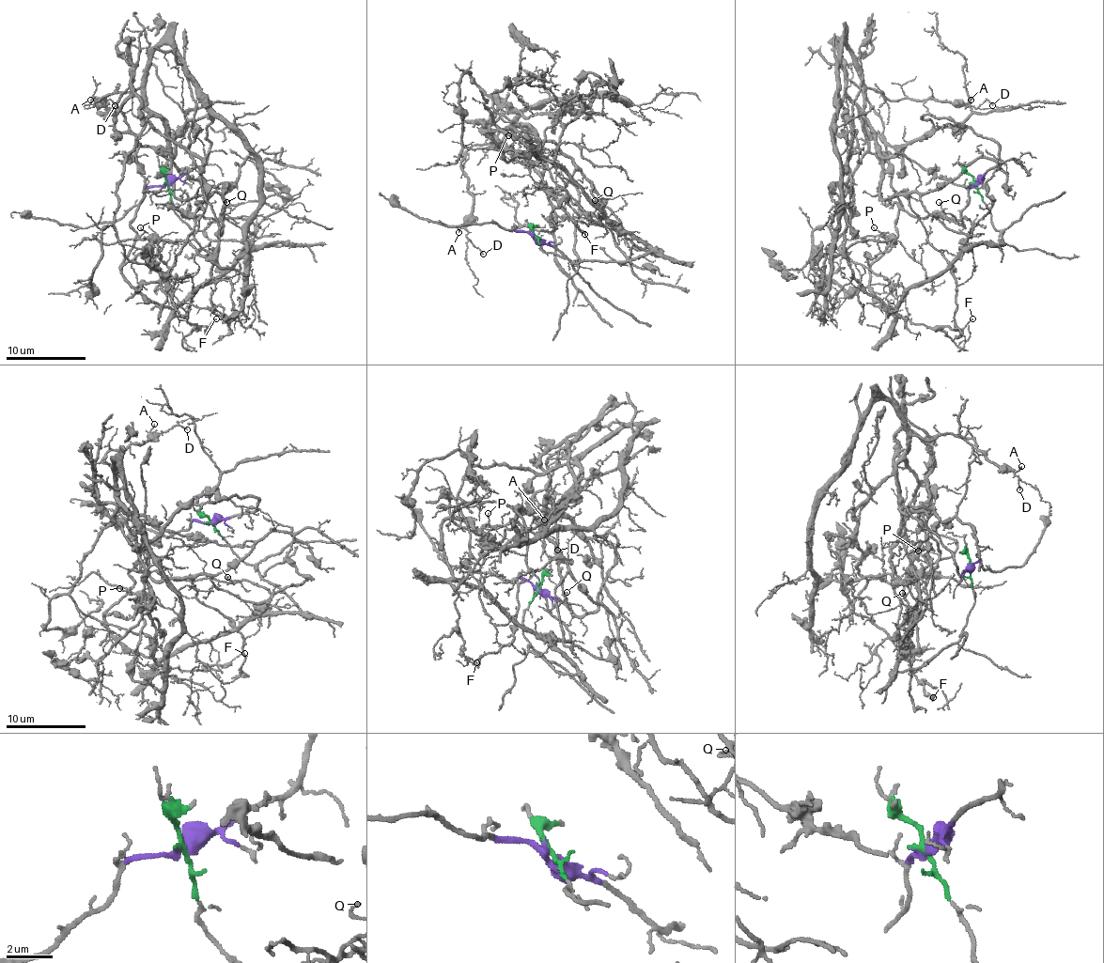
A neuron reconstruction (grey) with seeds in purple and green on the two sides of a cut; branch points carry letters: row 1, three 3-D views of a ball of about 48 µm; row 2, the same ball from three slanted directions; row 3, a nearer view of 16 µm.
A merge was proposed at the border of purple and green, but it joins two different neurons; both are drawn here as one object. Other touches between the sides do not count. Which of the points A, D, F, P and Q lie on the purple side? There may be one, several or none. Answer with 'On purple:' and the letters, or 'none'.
On purple: A, D

